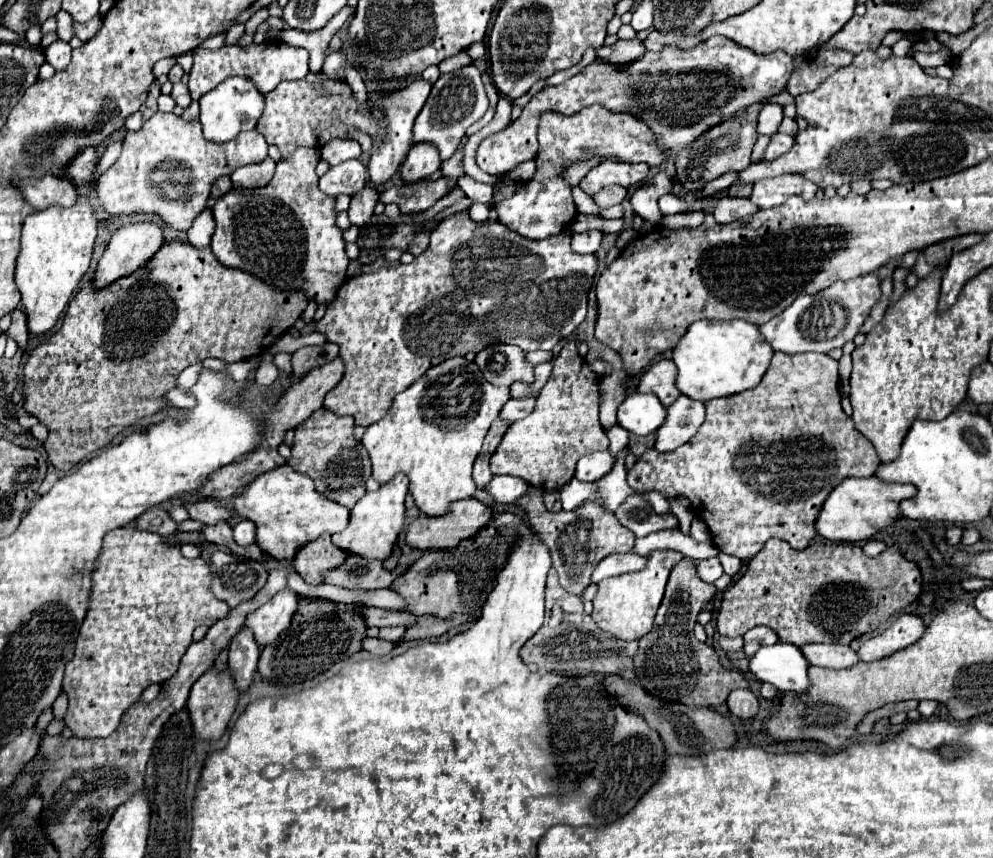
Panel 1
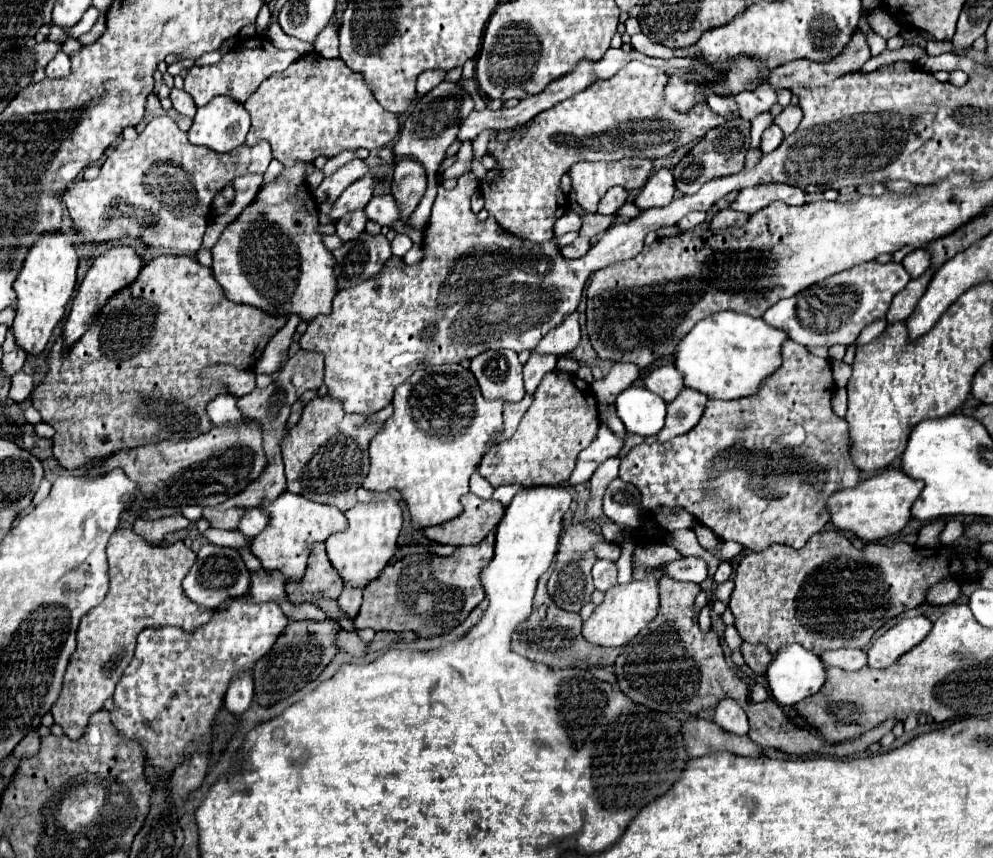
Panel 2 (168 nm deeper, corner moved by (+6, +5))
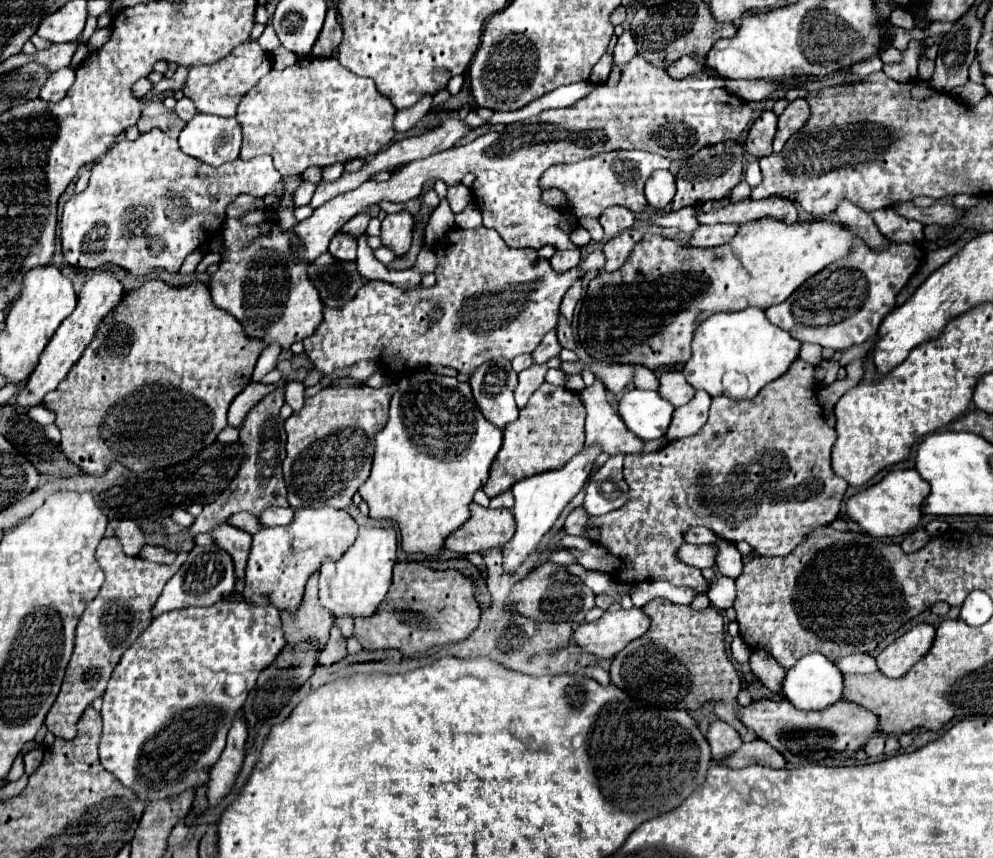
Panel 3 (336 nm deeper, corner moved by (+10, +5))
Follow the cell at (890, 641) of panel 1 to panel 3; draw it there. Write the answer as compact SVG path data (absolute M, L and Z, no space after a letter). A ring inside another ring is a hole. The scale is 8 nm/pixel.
M915 624L909 632L901 638L891 642L883 652L877 654L879 670L889 678L903 676L923 654L927 654L929 646L933 644L935 628L931 624Z

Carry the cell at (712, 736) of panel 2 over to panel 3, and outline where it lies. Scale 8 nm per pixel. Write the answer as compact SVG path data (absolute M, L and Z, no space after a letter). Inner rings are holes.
M755 740L755 742L743 744L737 752L725 756L723 764L729 768L745 768L751 764L769 766L769 768L785 768L787 762L773 746L769 746L769 742Z

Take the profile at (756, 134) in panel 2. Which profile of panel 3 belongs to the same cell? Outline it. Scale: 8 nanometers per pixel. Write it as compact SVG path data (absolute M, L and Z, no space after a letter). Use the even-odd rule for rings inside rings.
M751 160L745 168L745 180L751 186L757 186L761 182L761 170L759 170L759 160Z

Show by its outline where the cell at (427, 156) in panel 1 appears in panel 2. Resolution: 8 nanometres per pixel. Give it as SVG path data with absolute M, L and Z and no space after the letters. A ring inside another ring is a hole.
M405 158L395 166L391 194L393 198L397 198L397 206L401 206L401 220L409 220L409 216L421 202L425 188L427 188L425 170L419 162Z

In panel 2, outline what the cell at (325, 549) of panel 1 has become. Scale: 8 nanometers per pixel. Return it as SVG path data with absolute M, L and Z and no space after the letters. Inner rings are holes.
M315 544L315 548L311 550L311 556L309 556L305 578L301 582L287 584L287 600L291 604L303 604L303 602L311 602L317 598L337 600L341 590L343 590L343 582L341 582L341 578L337 578L335 570L327 558L325 546Z

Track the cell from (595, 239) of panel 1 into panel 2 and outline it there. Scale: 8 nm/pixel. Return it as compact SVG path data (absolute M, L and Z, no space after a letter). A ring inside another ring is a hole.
M579 236L575 242L571 242L569 246L561 248L561 254L563 254L565 258L581 258L581 256L587 254L587 250L589 250L589 240Z

